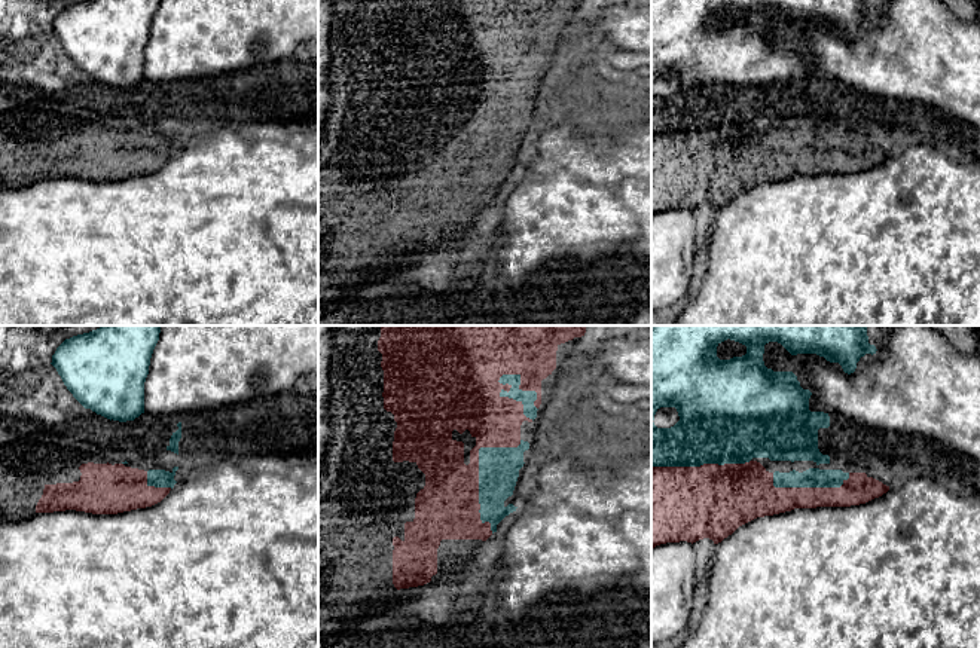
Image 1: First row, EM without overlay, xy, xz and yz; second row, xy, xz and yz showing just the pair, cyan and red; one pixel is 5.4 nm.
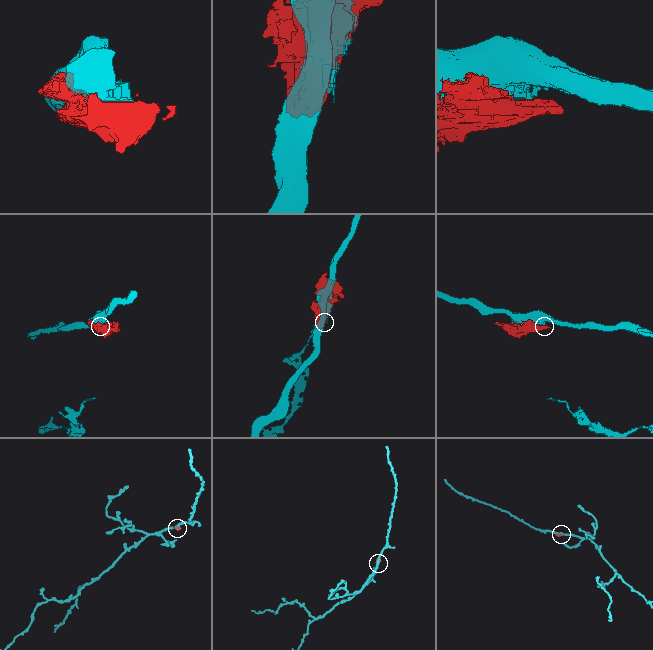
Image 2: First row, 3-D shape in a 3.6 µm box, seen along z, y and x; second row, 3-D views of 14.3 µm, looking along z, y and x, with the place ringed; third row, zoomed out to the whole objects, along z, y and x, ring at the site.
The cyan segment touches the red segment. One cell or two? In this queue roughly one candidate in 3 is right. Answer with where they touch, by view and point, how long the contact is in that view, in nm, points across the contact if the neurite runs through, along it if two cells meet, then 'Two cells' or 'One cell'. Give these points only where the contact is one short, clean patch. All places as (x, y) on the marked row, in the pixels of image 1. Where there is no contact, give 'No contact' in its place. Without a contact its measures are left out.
Touches cyan at xz (504, 396). Shared border 300 nm. Two cells

